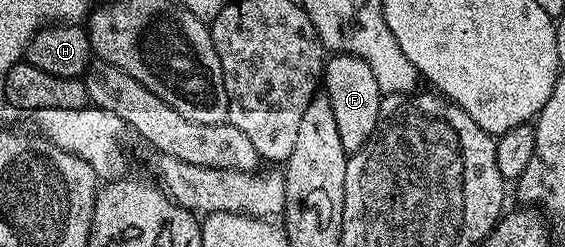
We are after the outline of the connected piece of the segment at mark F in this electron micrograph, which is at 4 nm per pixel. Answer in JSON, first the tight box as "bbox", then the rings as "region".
{"bbox":[324,53,384,155],"region":[[[335,53],[324,62],[324,92],[332,104],[332,112],[336,115],[340,144],[344,144],[347,155],[354,154],[364,148],[380,116],[380,104],[384,95],[376,84],[376,76],[372,76],[372,68],[368,68],[364,60],[351,54]]]}

